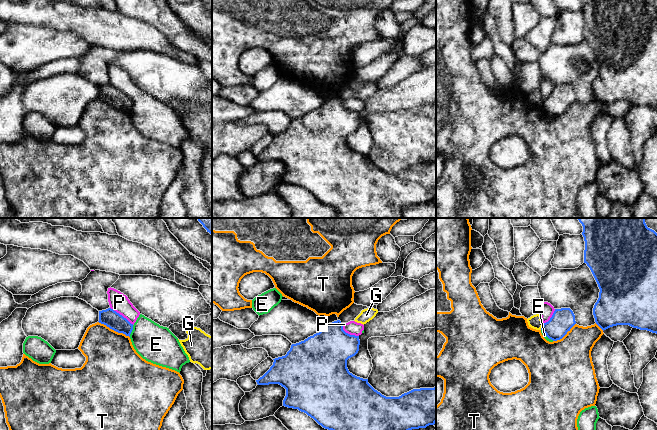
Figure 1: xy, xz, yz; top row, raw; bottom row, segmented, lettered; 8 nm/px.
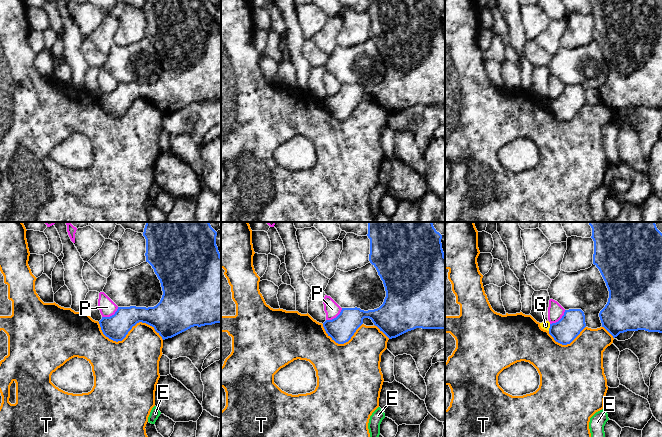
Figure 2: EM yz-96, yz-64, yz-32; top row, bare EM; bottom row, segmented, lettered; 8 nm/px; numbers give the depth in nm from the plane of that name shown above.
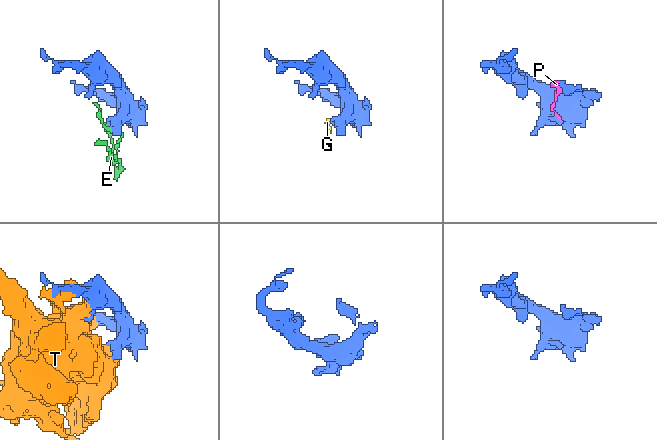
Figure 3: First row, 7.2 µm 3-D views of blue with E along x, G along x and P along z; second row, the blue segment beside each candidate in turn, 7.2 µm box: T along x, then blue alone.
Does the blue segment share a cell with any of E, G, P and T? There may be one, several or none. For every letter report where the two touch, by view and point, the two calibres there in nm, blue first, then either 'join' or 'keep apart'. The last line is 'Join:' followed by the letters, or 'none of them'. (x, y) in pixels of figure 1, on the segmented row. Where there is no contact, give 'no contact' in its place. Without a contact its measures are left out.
E: meets blue in xy at (131, 331); 140 nm thick on the blue side, 300 nm on the other; keep apart
G: meets blue in yz at (542, 326); 190 nm thick on the blue side, 110 nm on the other; keep apart
P: meets blue in xy at (121, 315); 140 nm thick on the blue side, 150 nm on the other; keep apart
T: meets blue in xy at (114, 330); 140 nm thick on the blue side, 420 nm on the other; keep apart
Join: none of them

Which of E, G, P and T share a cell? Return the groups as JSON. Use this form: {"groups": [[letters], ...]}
{"groups": [["E"], ["G"], ["P", "T"]]}

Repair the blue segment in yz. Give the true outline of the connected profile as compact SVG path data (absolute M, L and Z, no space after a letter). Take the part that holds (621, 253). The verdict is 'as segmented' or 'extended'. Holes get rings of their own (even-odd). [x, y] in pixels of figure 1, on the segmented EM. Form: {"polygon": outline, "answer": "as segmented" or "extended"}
{"polygon": "M578 218L578 220L583 226L582 235L585 241L584 263L590 268L600 289L599 298L593 308L596 324L603 331L617 325L629 325L633 328L657 334L657 233L647 227L645 218Z", "answer": "as segmented"}

